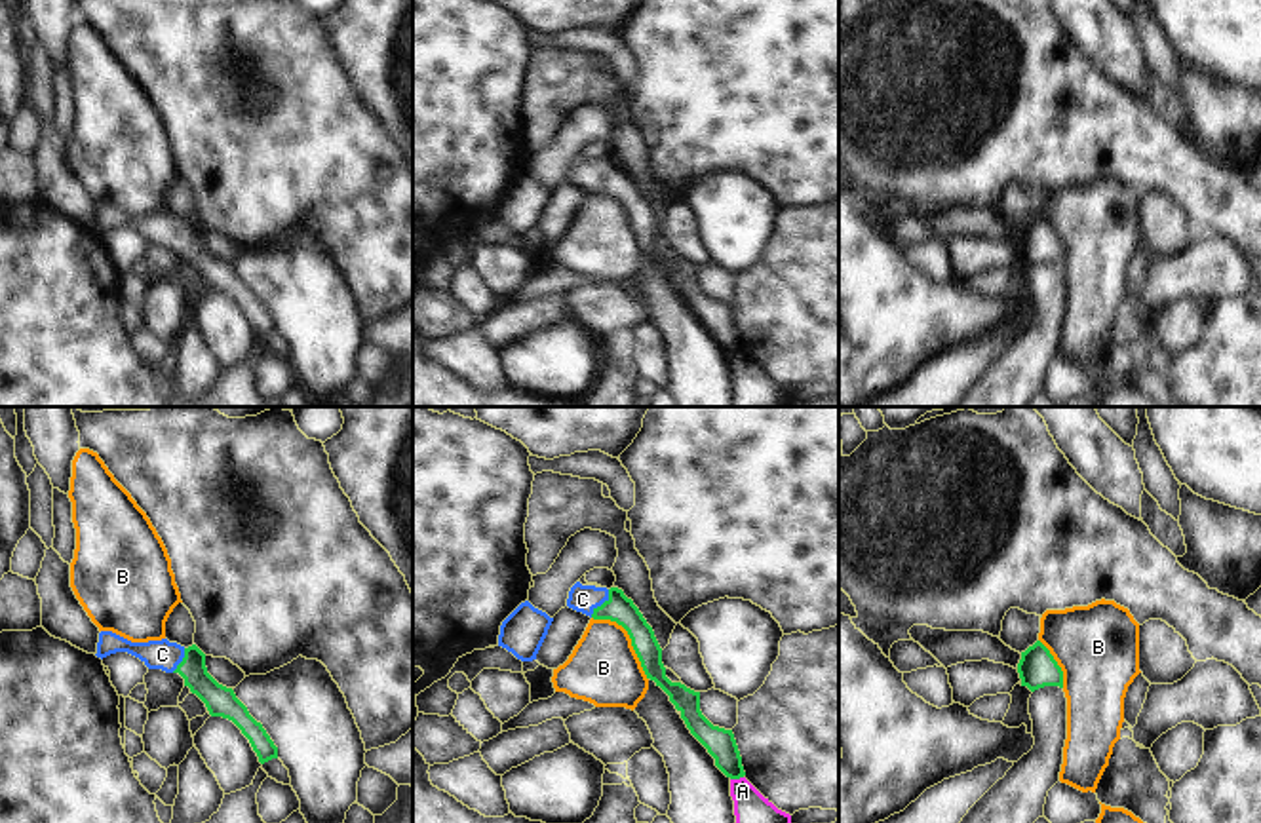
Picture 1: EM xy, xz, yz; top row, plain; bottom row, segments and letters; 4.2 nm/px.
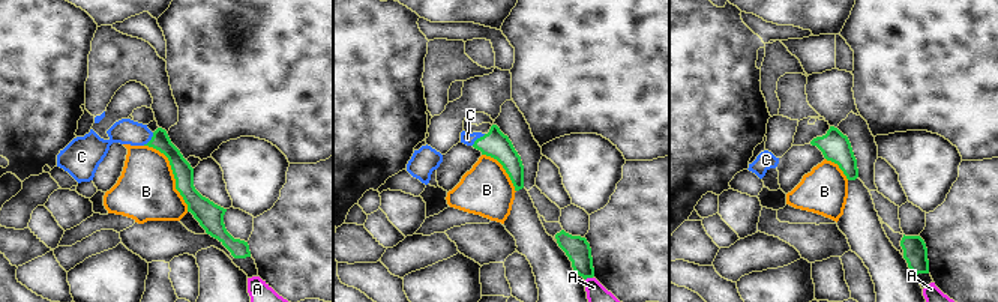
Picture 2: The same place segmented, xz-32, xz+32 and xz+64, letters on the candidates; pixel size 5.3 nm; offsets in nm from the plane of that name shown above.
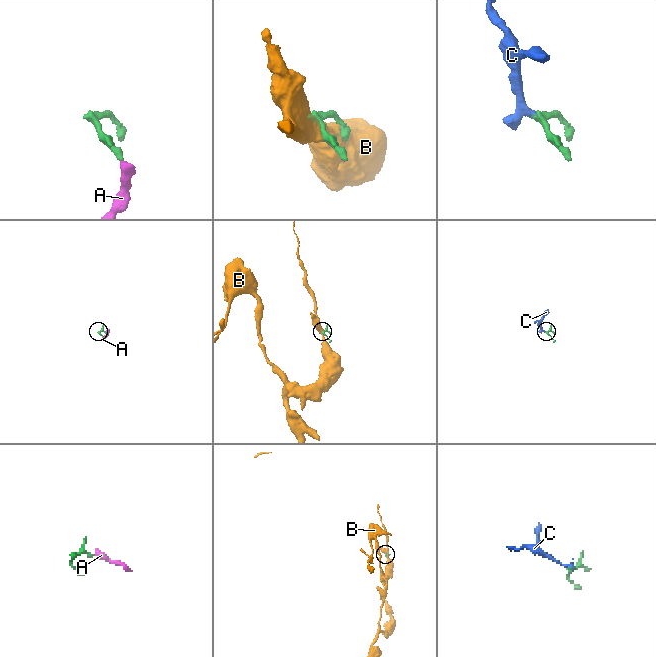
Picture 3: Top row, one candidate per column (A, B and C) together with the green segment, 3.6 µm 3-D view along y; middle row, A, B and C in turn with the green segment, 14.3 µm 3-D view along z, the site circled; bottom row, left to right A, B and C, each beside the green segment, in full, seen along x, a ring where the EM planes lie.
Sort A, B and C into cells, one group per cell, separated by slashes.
A / B / C

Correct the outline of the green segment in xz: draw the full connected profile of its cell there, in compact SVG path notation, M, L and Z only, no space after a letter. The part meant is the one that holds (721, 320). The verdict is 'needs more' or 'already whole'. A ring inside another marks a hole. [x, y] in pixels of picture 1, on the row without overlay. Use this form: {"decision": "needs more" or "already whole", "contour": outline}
{"decision": "needs more", "contour": "M576 156L567 173L567 181L593 194L611 194L622 200L631 220L641 236L647 253L654 255L681 287L690 308L715 333L715 340L730 354L746 350L742 331L732 304L713 300L700 285L700 266L687 262L681 257L671 257L666 251L662 238L662 222L639 182L618 162L595 162Z"}

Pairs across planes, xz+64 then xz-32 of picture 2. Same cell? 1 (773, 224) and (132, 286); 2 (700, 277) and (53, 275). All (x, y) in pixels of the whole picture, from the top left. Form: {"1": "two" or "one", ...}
{"1": "two", "2": "one"}

